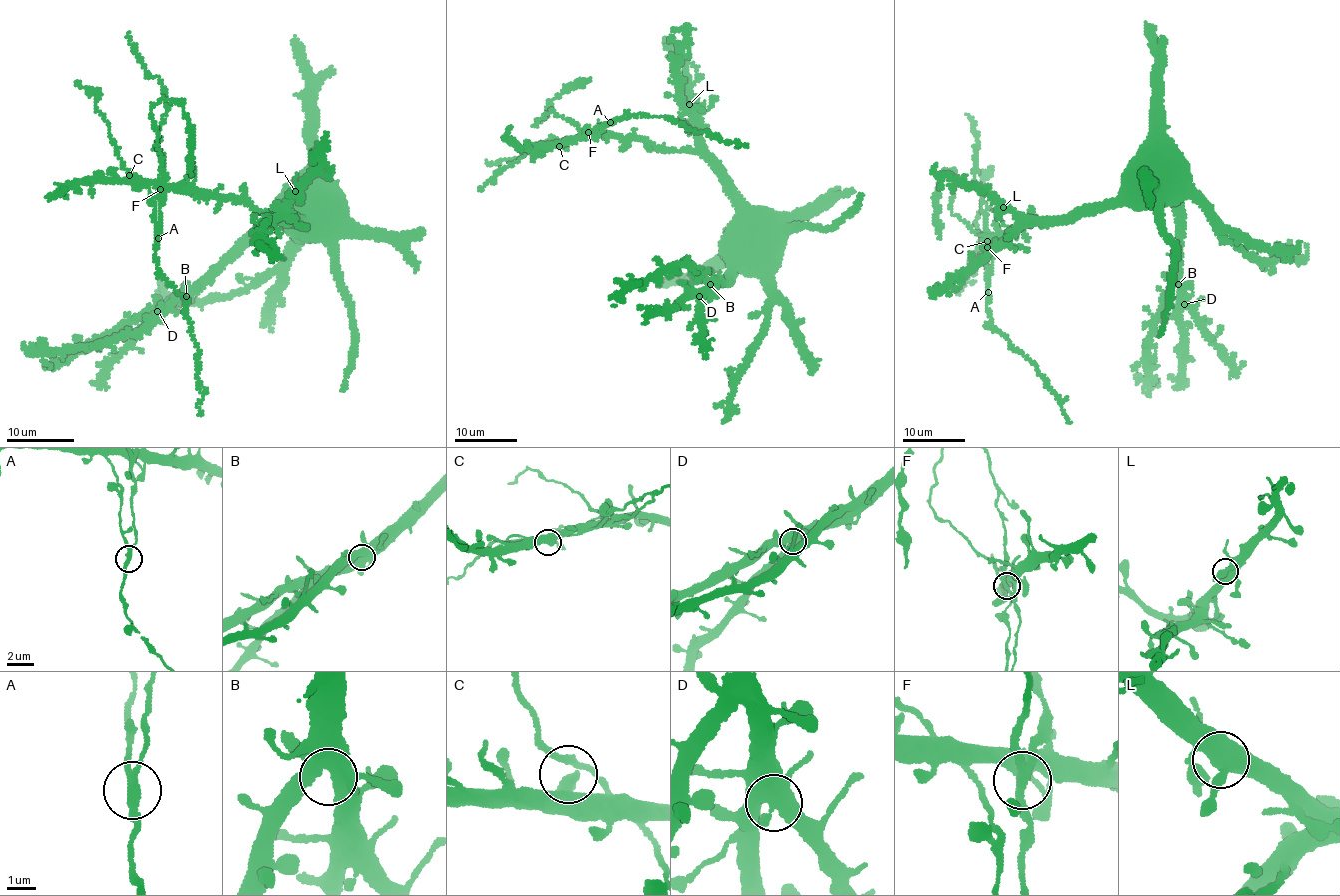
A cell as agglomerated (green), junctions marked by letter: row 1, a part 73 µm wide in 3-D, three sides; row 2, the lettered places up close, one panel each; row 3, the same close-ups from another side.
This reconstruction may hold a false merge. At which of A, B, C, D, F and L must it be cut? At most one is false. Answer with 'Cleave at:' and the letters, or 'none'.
Cleave at: F

